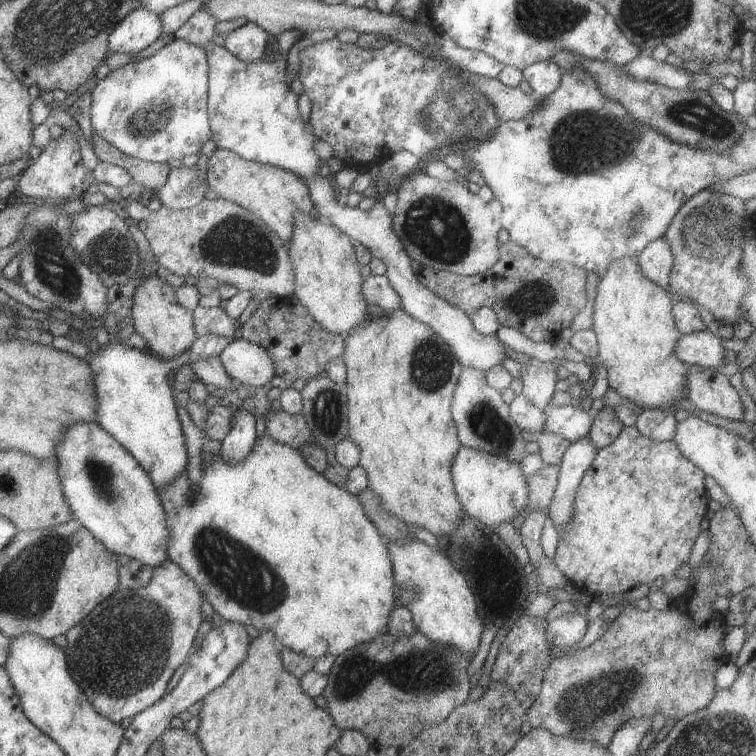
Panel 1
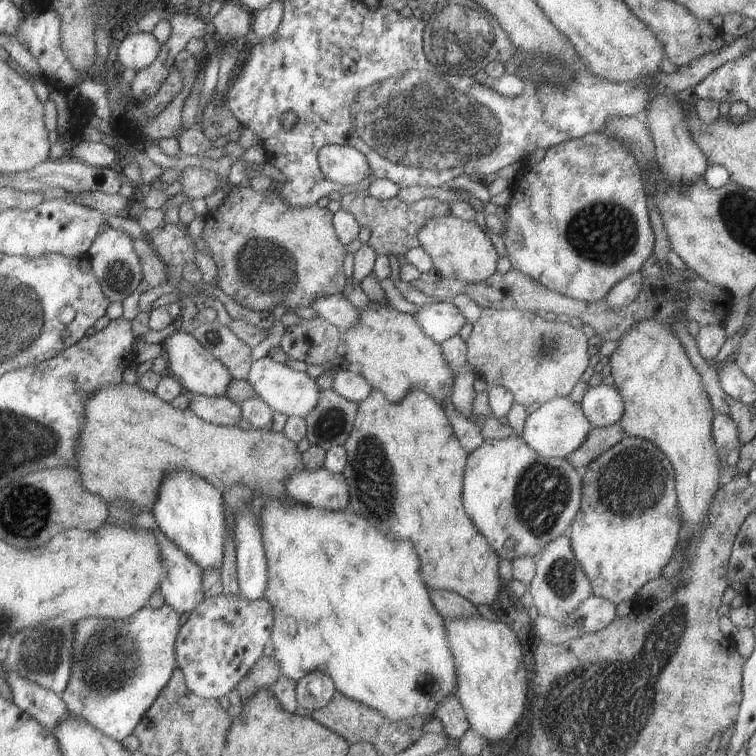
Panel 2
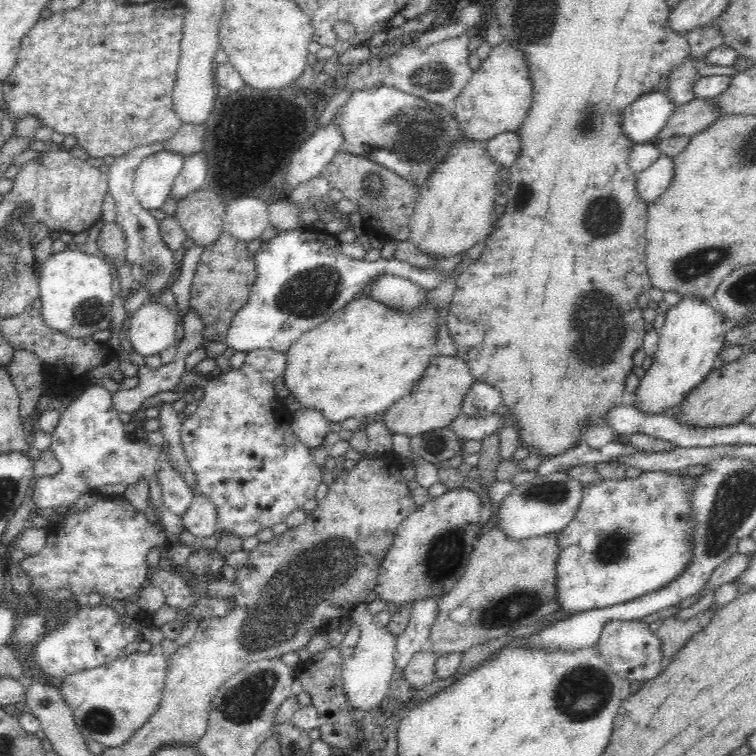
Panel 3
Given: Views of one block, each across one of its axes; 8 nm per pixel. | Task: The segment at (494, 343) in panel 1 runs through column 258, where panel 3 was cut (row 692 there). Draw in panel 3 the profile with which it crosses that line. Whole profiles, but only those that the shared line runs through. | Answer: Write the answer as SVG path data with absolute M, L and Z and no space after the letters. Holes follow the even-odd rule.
M155 636L152 638L148 652L143 653L143 651L138 650L136 647L132 648L124 653L124 656L119 655L118 658L110 660L110 663L94 669L82 670L82 672L76 672L68 676L58 686L62 699L72 710L77 728L84 736L84 739L96 741L102 745L102 748L108 749L117 748L125 744L142 728L142 724L146 724L146 721L154 715L154 712L157 712L165 690L166 676L167 658L162 654L159 637Z

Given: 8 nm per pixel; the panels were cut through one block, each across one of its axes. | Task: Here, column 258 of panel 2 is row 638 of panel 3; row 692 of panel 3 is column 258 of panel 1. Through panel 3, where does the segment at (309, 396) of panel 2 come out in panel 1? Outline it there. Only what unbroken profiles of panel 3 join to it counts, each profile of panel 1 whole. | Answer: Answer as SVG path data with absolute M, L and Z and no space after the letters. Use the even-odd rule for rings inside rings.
M241 337L232 339L219 356L228 375L251 389L261 388L276 375L270 352Z

